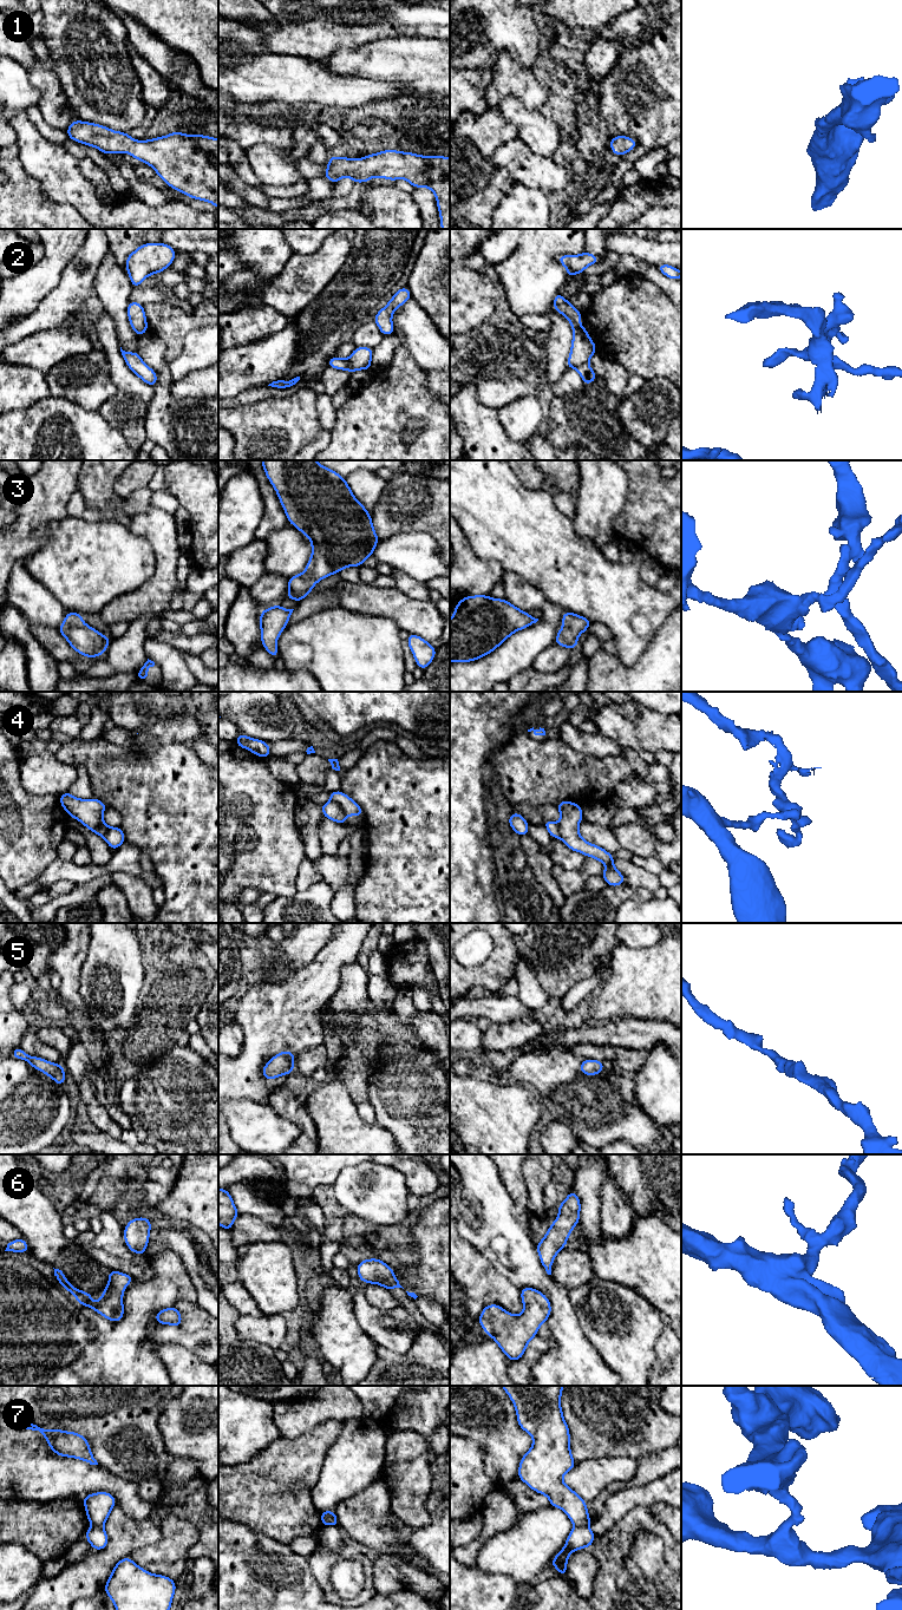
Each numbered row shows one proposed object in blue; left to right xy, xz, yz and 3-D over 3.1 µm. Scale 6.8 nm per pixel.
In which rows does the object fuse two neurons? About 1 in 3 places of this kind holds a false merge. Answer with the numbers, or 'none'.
2, 4, 7

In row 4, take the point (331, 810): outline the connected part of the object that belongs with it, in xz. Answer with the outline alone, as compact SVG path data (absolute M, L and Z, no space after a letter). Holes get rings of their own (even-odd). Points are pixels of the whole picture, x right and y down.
M333 800L327 801L326 804L321 805L321 810L325 818L346 825L345 820L346 814L344 813L341 806L338 803Z

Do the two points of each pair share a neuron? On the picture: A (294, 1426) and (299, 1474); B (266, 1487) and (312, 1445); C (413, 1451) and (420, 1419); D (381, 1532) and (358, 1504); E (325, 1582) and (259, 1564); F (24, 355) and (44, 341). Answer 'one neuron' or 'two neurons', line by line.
A: two neurons
B: one neuron
C: two neurons
D: one neuron
E: two neurons
F: one neuron

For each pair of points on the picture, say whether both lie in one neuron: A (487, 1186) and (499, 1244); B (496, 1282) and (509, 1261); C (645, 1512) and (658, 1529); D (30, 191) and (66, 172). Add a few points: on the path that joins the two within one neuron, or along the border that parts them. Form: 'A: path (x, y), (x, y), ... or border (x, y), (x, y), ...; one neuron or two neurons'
A: path (487, 1201), (487, 1222), (494, 1230); one neuron
B: border (482, 1252), (491, 1265), (520, 1290); two neurons
C: path (646, 1516), (654, 1525); one neuron
D: border (21, 165), (39, 183), (41, 189); two neurons

